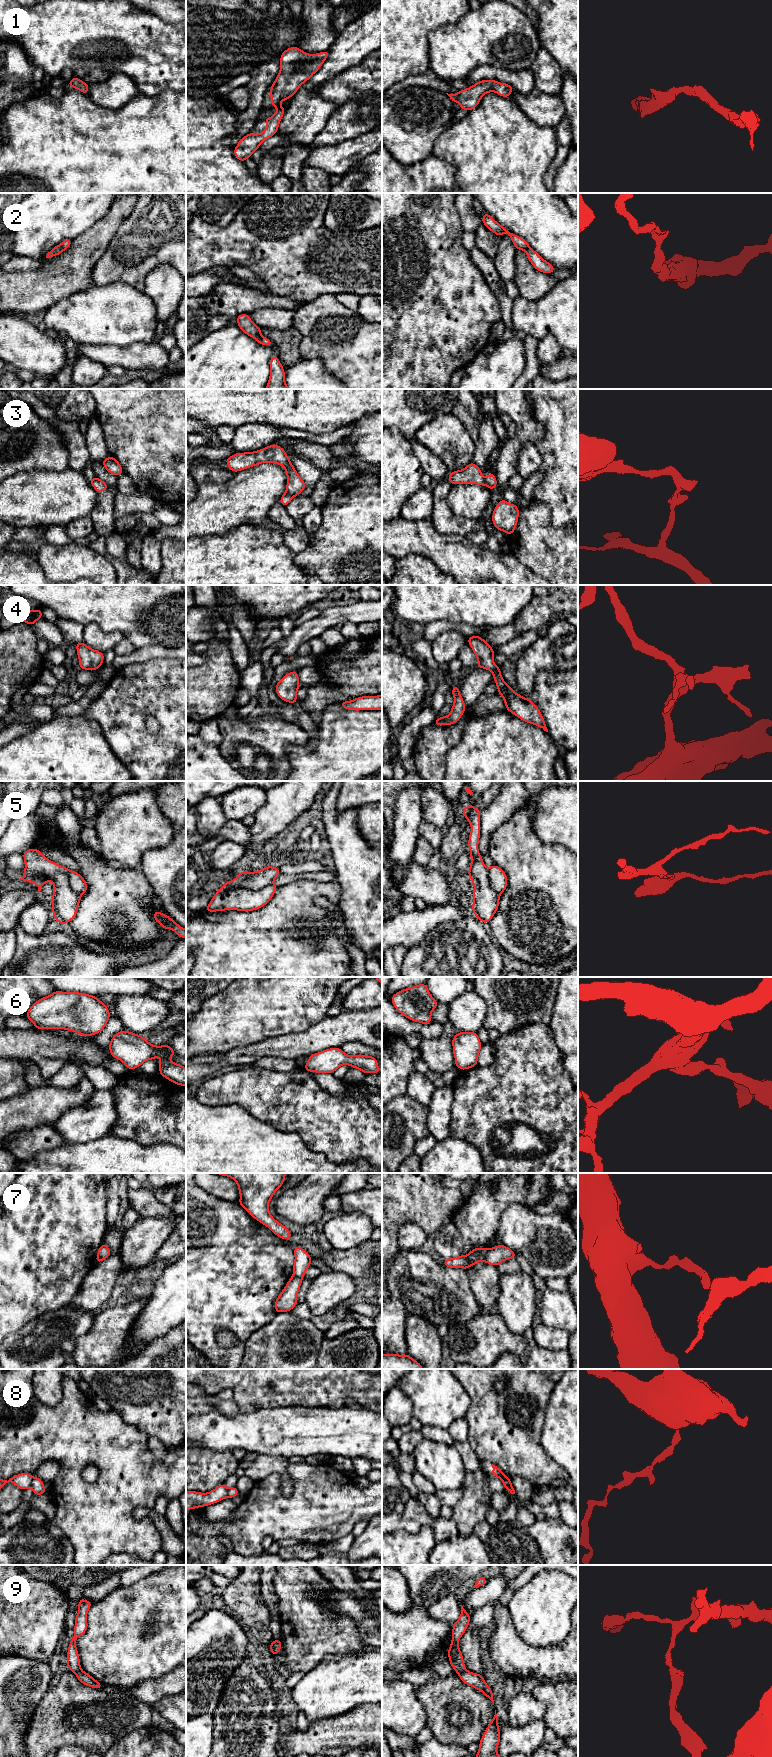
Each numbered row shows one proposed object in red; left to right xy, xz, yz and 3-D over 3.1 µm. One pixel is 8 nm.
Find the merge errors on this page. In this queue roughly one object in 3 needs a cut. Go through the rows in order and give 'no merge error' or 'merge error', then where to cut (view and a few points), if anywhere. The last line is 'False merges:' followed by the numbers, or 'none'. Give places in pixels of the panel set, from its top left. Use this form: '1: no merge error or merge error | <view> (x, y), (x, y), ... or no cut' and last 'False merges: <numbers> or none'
1: no merge error | no cut
2: no merge error | no cut
3: merge error | xz (286, 490), (294, 496)
4: no merge error | no cut
5: merge error | xz (272, 882), (256, 890), (222, 886)
6: no merge error | no cut
7: merge error | yz (489, 1249), (484, 1260)
8: merge error | xy (33, 1477), (30, 1486)
9: merge error | yz (464, 1668), (457, 1672)
False merges: 3, 5, 7, 8, 9

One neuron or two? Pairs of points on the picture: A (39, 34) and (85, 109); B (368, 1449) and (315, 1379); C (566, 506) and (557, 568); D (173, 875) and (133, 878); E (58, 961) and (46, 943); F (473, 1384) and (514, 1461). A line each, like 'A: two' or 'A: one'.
A: two
B: two
C: two
D: two
E: one
F: one

